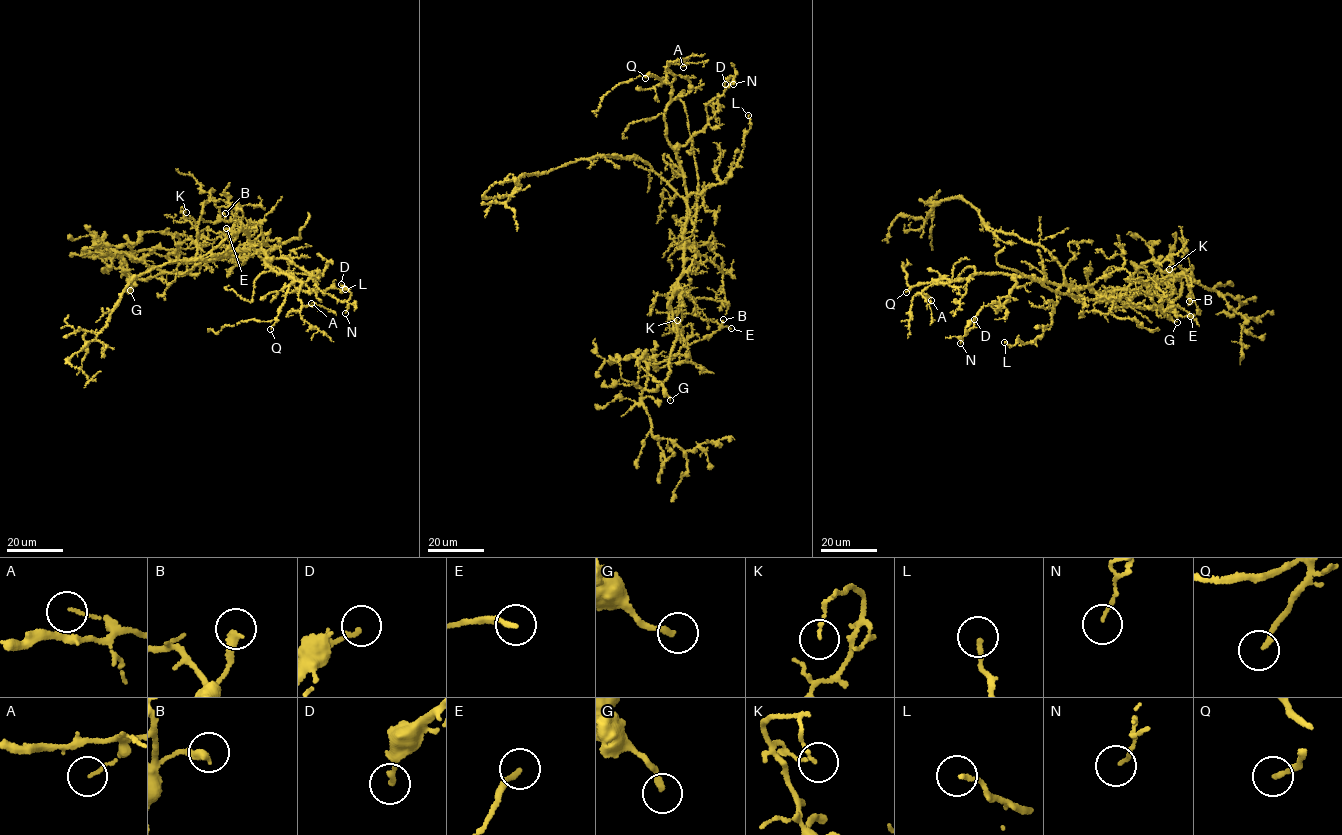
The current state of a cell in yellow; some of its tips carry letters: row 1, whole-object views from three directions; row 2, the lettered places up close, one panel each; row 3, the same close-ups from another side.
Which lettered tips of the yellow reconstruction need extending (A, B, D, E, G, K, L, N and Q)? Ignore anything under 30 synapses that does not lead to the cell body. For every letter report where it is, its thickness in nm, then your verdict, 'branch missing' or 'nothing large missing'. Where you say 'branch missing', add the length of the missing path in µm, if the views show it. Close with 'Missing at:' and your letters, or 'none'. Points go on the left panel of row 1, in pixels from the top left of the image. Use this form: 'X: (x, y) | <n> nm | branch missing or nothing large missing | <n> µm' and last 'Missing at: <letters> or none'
A: (311, 303) | 90 nm | nothing large missing
B: (225, 213) | 320 nm | nothing large missing
D: (341, 284) | 160 nm | nothing large missing
E: (226, 228) | 200 nm | nothing large missing
G: (130, 290) | 190 nm | nothing large missing
K: (186, 212) | 100 nm | nothing large missing
L: (345, 289) | 150 nm | nothing large missing
N: (345, 313) | 100 nm | nothing large missing
Q: (270, 329) | 160 nm | nothing large missing
Missing at: none

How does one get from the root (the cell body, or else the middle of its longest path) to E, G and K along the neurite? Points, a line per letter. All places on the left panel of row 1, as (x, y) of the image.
E: (245, 250), (232, 249), (181, 275), (165, 271), (146, 280), (129, 273), (120, 254), (203, 245), (226, 228)
G: (245, 250), (181, 275), (165, 271), (146, 280), (131, 275), (116, 253), (112, 264), (124, 271), (130, 290)
K: (245, 250), (232, 249), (209, 260), (197, 257), (198, 232), (185, 218), (180, 208), (186, 212)

